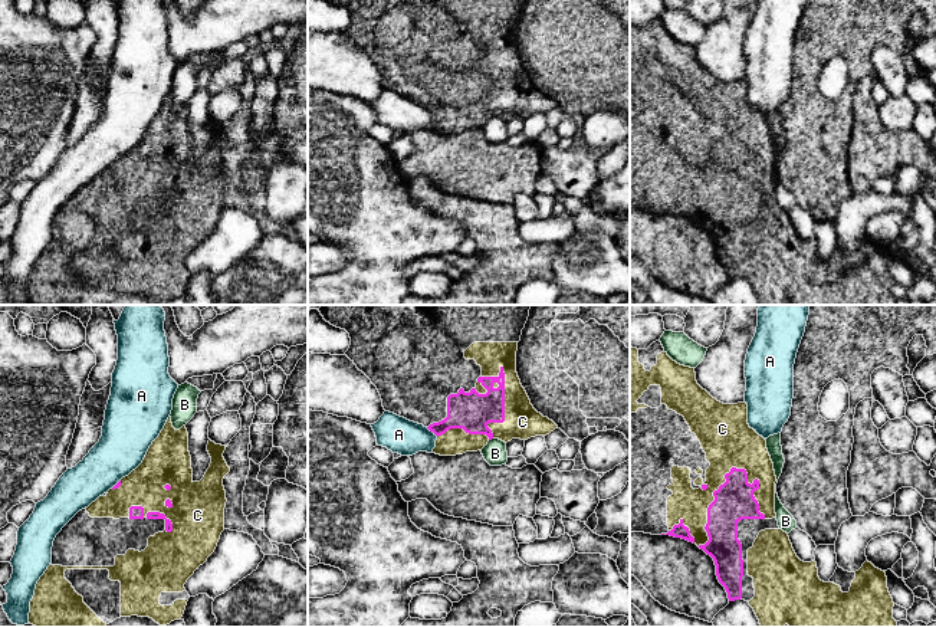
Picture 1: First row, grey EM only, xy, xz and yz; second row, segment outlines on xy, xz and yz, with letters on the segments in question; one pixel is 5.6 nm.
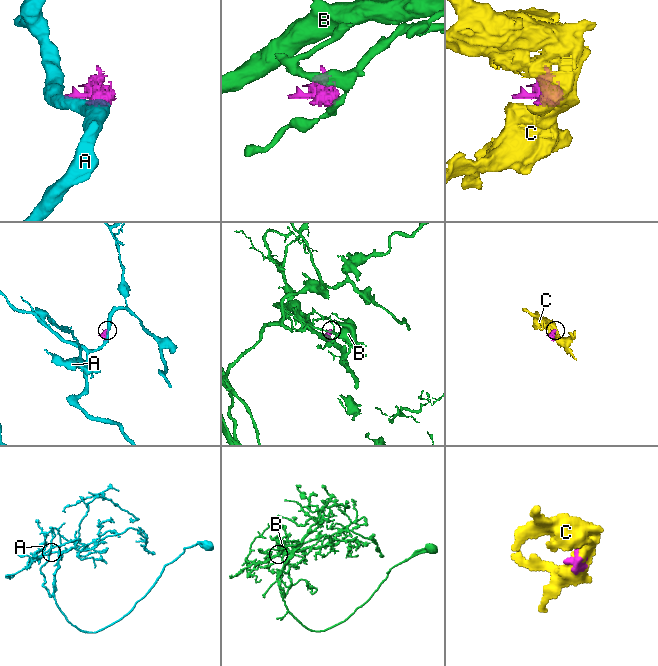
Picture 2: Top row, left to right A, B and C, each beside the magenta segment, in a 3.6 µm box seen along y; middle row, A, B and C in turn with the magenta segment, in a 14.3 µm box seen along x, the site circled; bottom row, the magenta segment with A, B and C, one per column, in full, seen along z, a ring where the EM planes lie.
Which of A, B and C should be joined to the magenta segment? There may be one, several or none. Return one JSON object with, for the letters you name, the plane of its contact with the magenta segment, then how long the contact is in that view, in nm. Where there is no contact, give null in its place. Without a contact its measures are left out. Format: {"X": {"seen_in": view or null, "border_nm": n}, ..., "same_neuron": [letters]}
{"C": {"seen_in": "yz", "border_nm": 500}, "same_neuron": ["C"]}

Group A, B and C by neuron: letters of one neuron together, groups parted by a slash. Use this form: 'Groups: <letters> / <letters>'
Groups: A / B / C

